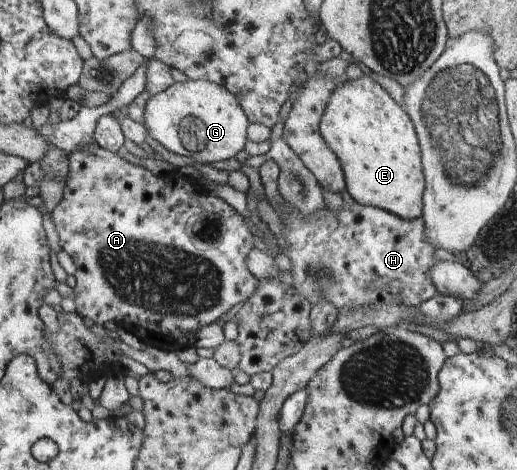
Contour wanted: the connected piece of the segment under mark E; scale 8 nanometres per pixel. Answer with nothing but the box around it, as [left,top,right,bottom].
[320,75,427,220]

